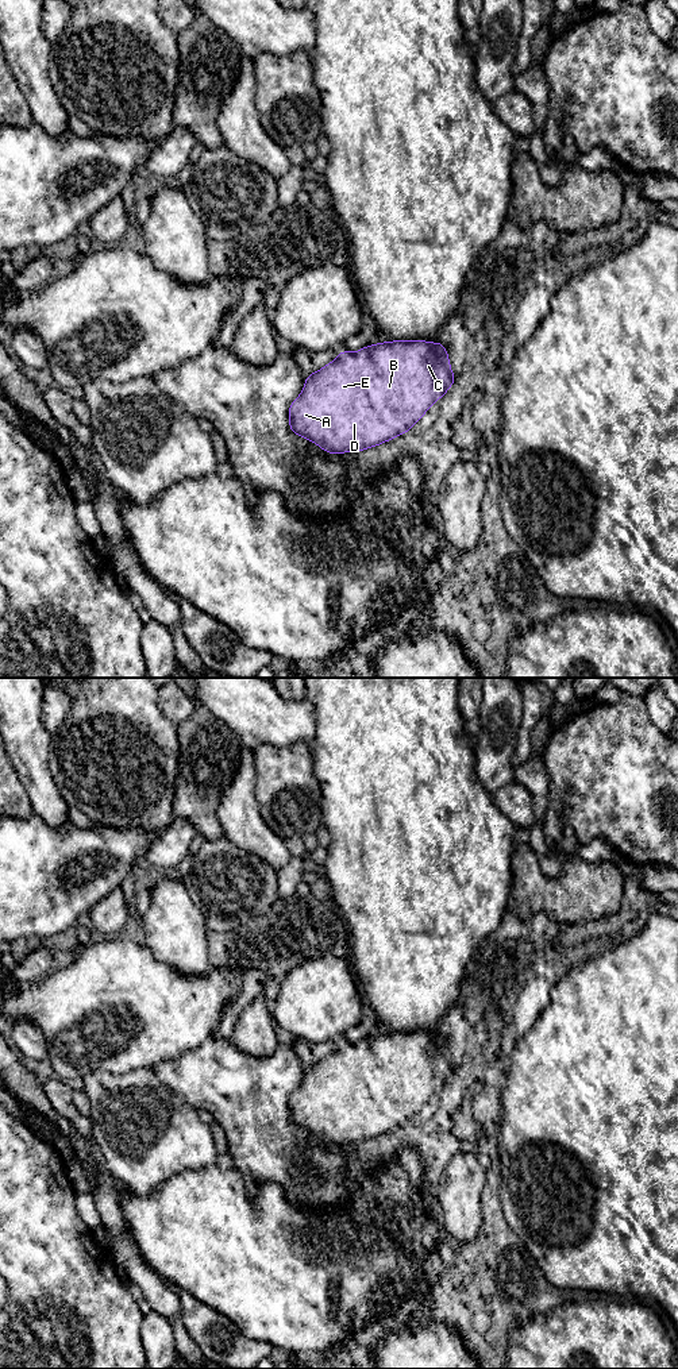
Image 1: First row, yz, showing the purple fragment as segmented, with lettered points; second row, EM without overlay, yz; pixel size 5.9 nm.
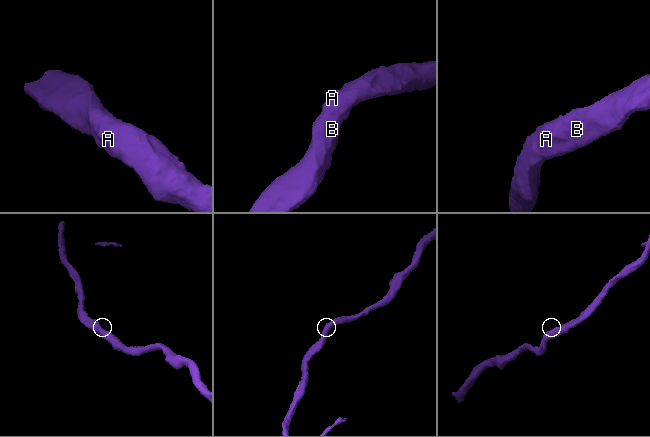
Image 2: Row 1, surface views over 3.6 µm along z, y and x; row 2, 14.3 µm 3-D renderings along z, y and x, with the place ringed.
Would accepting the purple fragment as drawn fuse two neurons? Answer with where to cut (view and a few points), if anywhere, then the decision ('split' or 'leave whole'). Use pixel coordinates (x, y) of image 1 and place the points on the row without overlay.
cut none; leave whole

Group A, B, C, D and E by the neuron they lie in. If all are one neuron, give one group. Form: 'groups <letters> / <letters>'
groups A B C D E

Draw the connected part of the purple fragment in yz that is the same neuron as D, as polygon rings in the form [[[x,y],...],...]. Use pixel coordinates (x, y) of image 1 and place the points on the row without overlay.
[[[394,1031],[371,1036],[357,1044],[339,1042],[335,1052],[307,1067],[301,1085],[289,1098],[289,1119],[328,1145],[358,1144],[401,1127],[457,1073],[446,1038],[425,1031]]]

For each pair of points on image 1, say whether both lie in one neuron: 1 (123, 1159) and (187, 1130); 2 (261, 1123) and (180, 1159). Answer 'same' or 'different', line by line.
1: same
2: different

